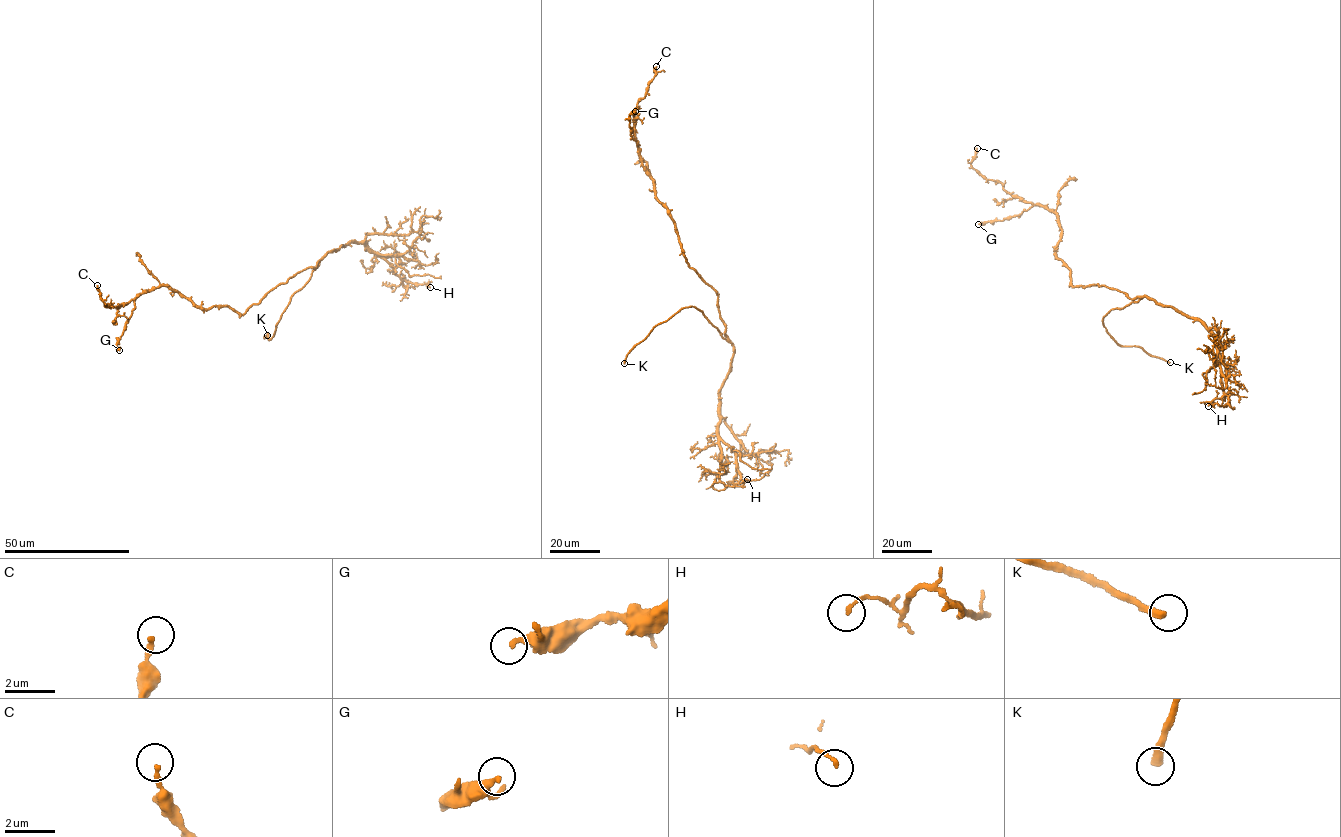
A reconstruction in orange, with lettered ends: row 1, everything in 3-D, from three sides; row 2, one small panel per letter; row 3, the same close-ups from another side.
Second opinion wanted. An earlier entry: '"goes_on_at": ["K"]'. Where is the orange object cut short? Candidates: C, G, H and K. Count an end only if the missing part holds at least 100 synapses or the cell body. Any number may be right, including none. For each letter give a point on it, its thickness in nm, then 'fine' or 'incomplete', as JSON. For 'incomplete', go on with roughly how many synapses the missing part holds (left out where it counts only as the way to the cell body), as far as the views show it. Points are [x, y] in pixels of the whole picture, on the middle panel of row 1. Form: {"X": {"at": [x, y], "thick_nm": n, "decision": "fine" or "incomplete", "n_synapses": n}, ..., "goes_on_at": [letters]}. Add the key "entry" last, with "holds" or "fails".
{"C": {"at": [656, 66], "thick_nm": 190, "decision": "fine"}, "G": {"at": [635, 111], "thick_nm": 240, "decision": "fine"}, "H": {"at": [747, 479], "thick_nm": 130, "decision": "fine"}, "K": {"at": [624, 363], "thick_nm": 320, "decision": "incomplete"}, "goes_on_at": ["K"], "entry": "holds"}

